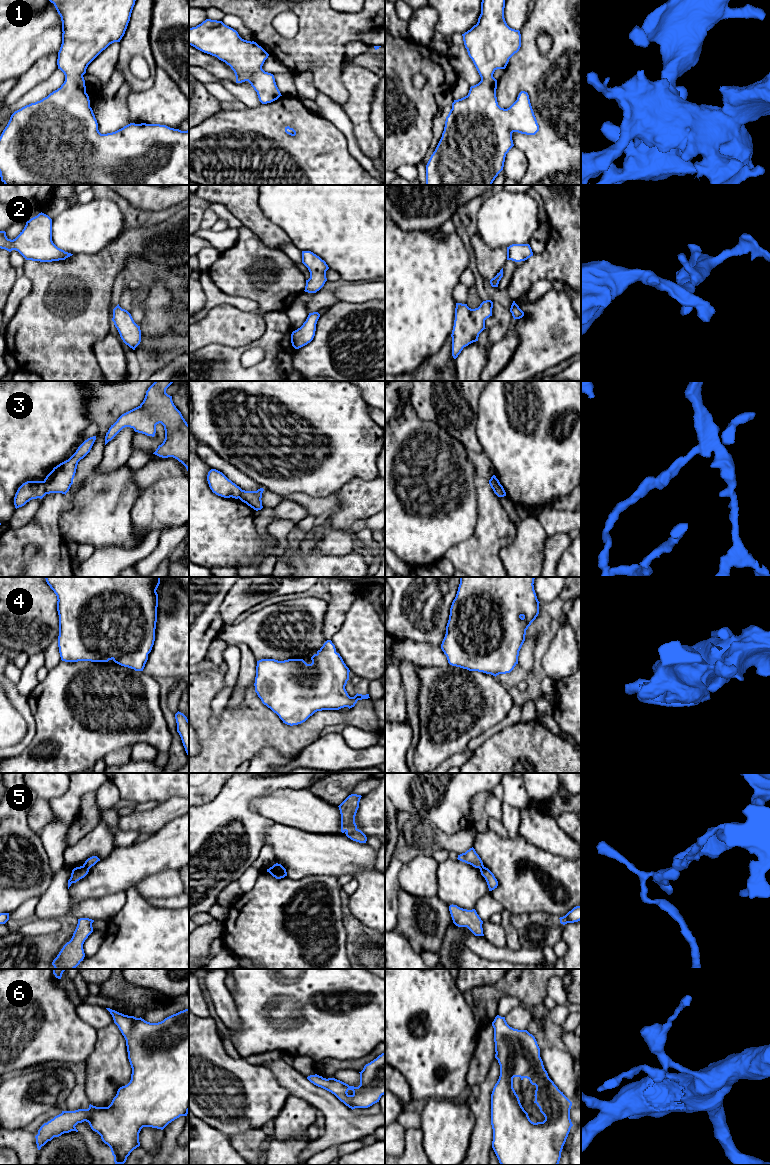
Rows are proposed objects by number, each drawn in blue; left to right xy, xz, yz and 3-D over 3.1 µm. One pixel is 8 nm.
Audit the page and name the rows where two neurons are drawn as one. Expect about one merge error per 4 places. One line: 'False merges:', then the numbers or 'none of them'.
False merges: 3, 5

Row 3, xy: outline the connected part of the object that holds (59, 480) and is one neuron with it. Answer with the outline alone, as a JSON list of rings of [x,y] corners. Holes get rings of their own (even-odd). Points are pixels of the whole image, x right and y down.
[[[96,436],[88,438],[68,460],[53,468],[44,479],[46,494],[62,493],[66,495],[73,484],[78,462],[90,452],[95,440]]]

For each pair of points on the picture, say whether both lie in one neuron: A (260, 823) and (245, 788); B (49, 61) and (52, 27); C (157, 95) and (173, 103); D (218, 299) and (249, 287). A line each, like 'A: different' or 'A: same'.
A: same
B: different
C: same
D: different

